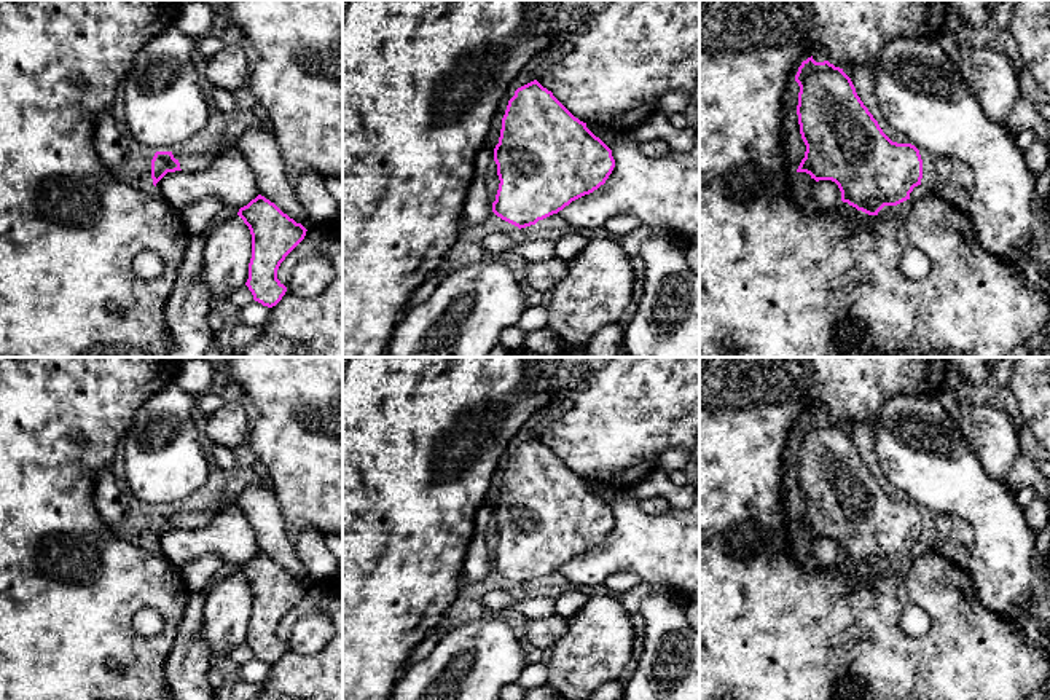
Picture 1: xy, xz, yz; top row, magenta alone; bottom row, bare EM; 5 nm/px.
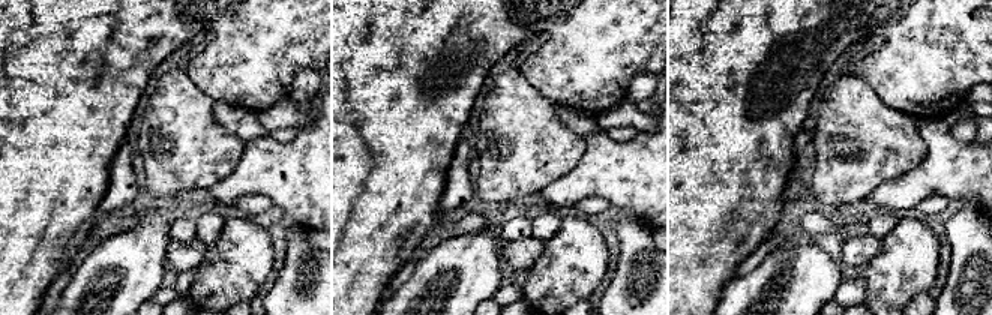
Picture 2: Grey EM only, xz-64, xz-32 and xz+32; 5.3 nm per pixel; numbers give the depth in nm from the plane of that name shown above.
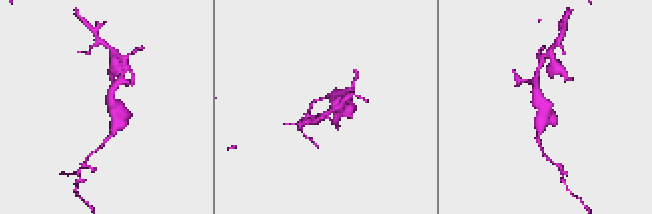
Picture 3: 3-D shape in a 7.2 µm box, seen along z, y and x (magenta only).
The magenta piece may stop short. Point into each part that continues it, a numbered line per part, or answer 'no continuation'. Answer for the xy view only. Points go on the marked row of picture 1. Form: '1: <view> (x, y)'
1: xy (137, 165)

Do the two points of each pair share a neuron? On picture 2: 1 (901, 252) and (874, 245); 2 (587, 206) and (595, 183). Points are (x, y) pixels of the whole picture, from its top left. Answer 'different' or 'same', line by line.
1: different
2: different

